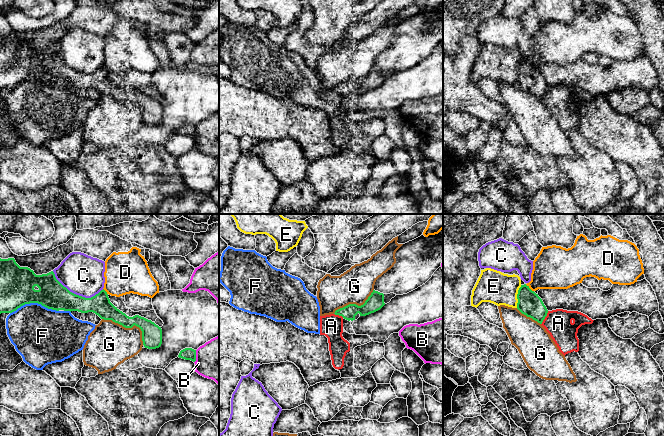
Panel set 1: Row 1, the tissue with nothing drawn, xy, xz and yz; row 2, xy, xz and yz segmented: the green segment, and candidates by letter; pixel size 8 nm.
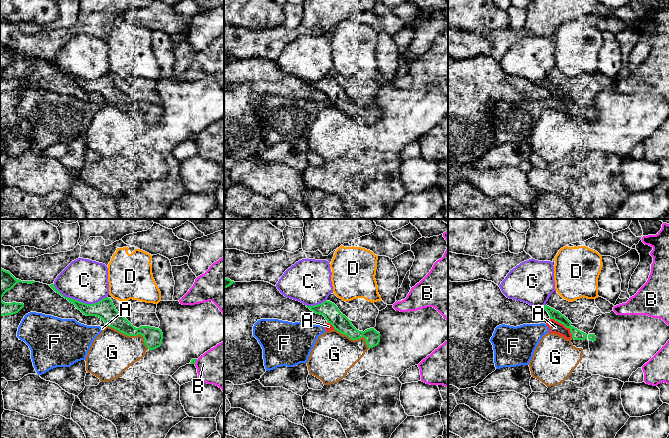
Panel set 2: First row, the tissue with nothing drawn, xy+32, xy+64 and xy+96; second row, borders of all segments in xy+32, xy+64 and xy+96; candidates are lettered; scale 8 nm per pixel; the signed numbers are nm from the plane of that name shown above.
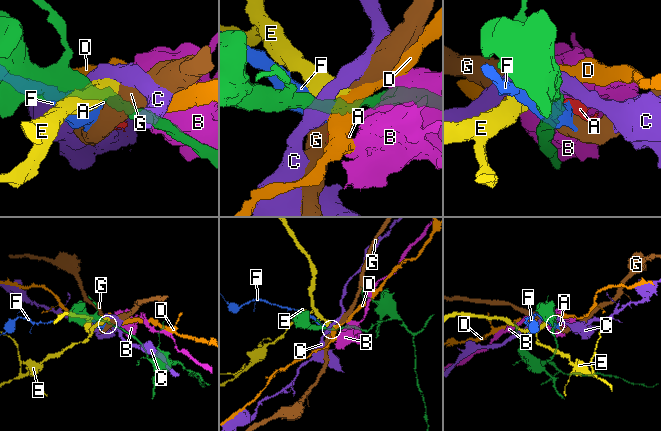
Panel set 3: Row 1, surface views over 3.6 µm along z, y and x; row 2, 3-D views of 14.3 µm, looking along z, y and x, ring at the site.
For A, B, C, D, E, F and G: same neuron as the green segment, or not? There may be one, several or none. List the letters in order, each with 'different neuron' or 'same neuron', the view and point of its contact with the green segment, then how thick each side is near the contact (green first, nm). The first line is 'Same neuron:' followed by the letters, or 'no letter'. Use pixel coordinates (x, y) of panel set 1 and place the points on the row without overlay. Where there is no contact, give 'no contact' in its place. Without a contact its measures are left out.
Same neuron: no letter
A: different neuron; meets green in yz at (544, 94); 190 nm thick on the green side, 220 nm on the other
B: different neuron; meets green in xy at (195, 132); 100 nm thick on the green side, 340 nm on the other
C: different neuron; meets green in xy at (75, 70); 220 nm thick on the green side, 320 nm on the other
D: different neuron; meets green in yz at (528, 63); 190 nm thick on the green side, 320 nm on the other
E: different neuron; meets green in yz at (517, 72); 190 nm thick on the green side, 260 nm on the other
F: different neuron; meets green in xy at (34, 78); 280 nm thick on the green side, 420 nm on the other
G: different neuron; meets green in xy at (129, 103); 160 nm thick on the green side, 360 nm on the other

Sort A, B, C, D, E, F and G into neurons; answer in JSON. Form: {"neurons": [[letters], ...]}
{"neurons": [["A", "F"], ["B"], ["C"], ["D"], ["E"], ["G"]]}

